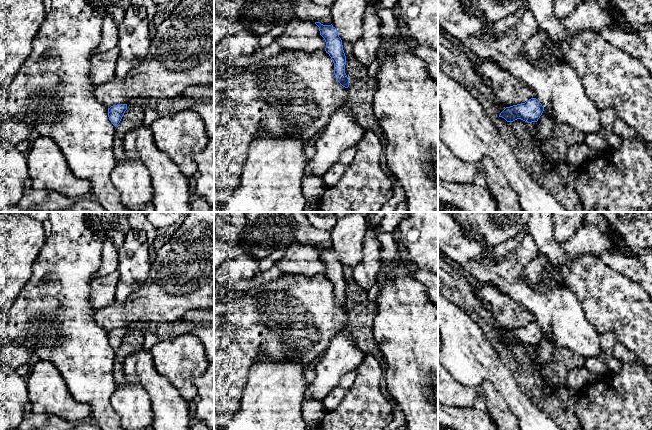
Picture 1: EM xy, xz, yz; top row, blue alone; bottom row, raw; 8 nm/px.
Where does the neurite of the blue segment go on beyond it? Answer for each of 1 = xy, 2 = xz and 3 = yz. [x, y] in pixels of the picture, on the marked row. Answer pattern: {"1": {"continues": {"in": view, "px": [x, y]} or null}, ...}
{"1": {"continues": null}, "2": {"continues": null}, "3": {"continues": null}}

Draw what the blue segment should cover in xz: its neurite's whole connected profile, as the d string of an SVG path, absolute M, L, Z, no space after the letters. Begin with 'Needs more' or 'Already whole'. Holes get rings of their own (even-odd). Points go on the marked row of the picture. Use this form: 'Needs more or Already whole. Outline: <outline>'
Already whole. Outline: M315 22L319 27L320 35L326 42L325 51L329 54L334 63L334 74L336 80L345 88L349 87L349 79L345 73L346 56L343 50L342 40L337 29L331 25L323 25Z

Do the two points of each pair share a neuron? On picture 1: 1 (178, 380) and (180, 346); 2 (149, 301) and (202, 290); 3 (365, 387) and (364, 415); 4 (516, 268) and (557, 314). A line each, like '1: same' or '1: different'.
1: same
2: same
3: same
4: same

